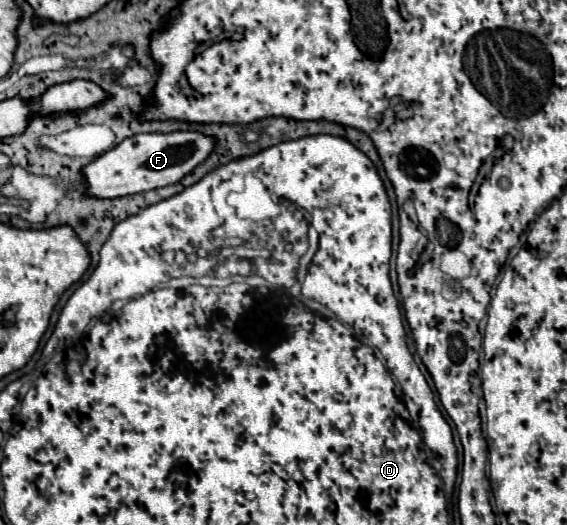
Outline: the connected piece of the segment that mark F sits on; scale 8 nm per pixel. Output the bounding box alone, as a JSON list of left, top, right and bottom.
[82,131,216,199]

